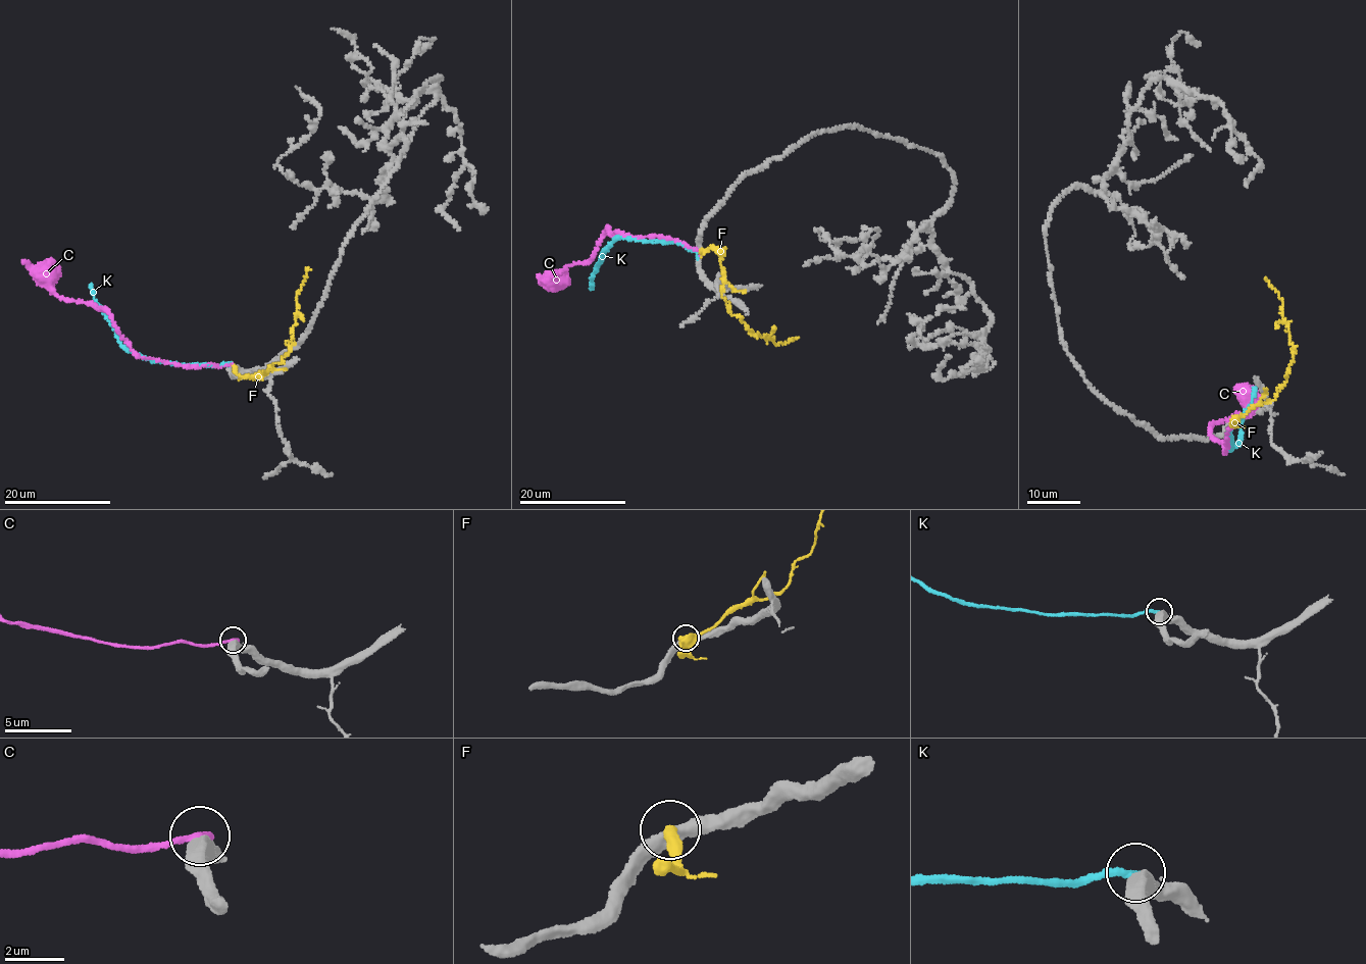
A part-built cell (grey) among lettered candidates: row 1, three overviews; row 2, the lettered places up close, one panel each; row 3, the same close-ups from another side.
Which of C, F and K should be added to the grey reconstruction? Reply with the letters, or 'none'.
K

